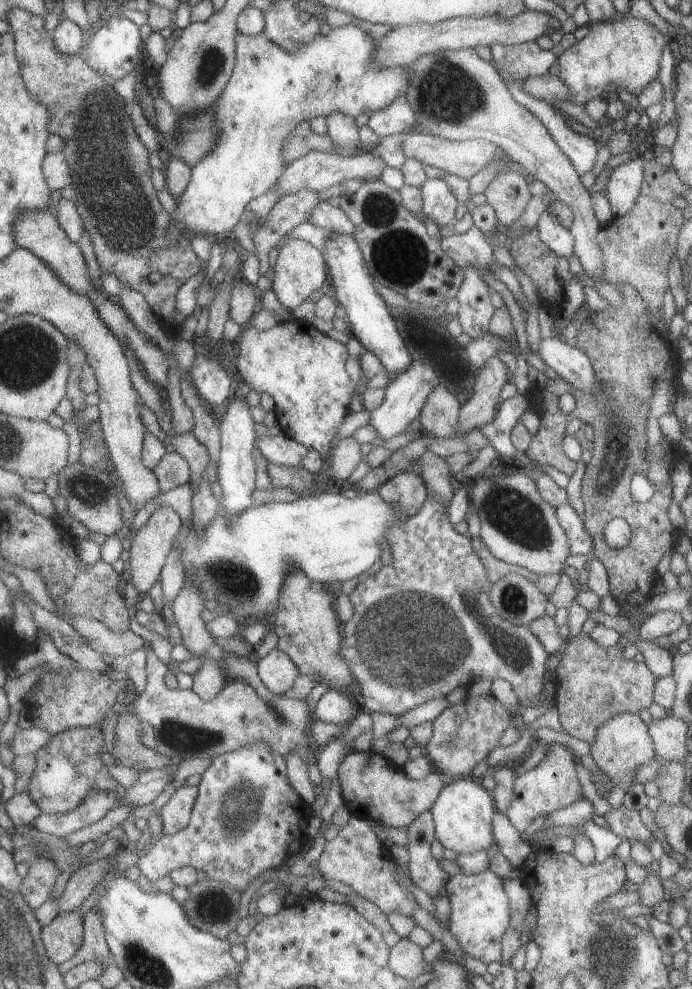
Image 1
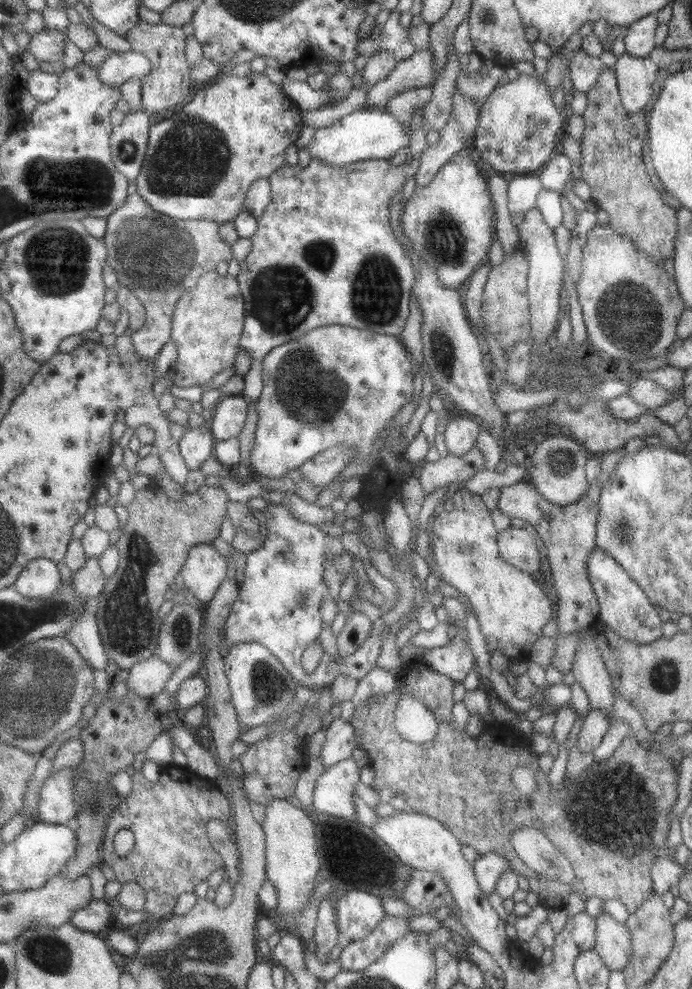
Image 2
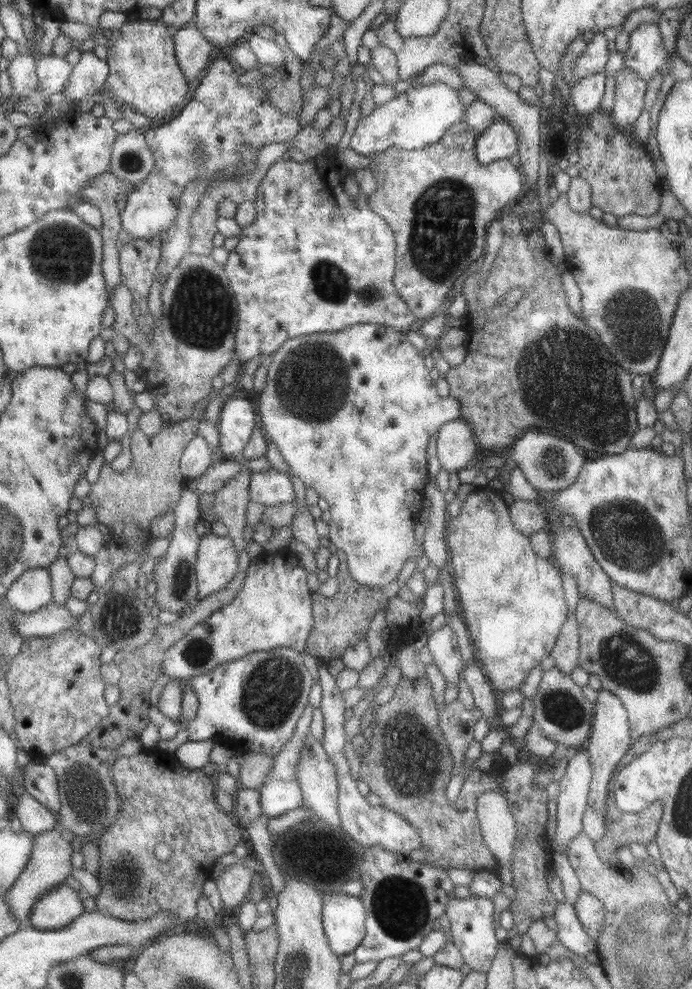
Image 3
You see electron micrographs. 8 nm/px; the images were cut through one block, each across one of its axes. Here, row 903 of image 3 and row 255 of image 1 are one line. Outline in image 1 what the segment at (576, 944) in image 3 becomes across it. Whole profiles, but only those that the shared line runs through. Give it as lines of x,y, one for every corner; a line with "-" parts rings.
544,210
535,226
538,229
538,238
552,250
558,257
568,258
572,256
574,248
574,238
569,229
564,228
557,220
556,216

